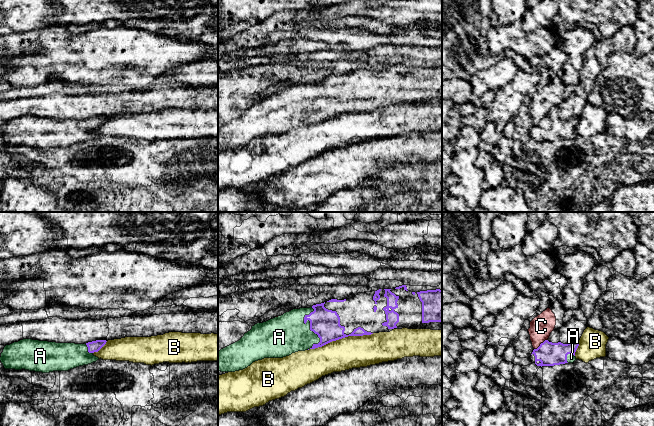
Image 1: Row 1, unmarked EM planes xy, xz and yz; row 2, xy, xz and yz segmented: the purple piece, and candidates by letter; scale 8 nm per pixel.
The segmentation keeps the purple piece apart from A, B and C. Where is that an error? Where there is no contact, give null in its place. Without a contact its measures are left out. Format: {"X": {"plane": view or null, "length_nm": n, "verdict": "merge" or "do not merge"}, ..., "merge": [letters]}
{"A": {"plane": "xz", "length_nm": 340, "verdict": "merge"}, "B": {"plane": "xz", "length_nm": 550, "verdict": "do not merge"}, "C": {"plane": "yz", "length_nm": 140, "verdict": "do not merge"}, "merge": ["A"]}

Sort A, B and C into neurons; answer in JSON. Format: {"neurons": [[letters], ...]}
{"neurons": [["A"], ["B"], ["C"]]}

